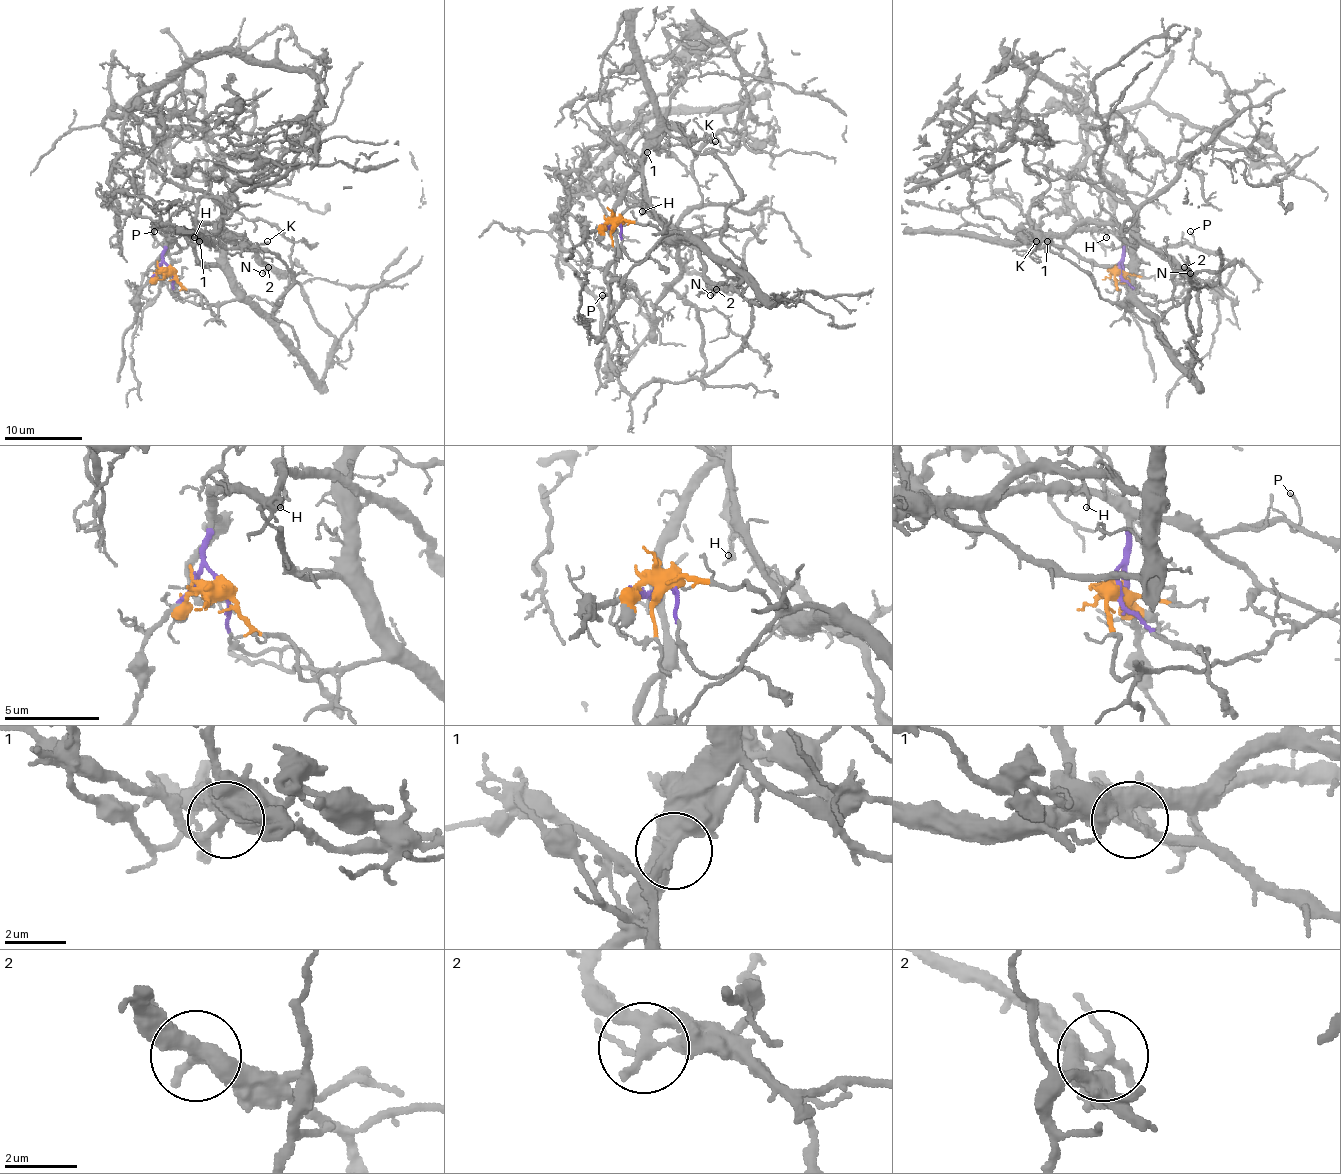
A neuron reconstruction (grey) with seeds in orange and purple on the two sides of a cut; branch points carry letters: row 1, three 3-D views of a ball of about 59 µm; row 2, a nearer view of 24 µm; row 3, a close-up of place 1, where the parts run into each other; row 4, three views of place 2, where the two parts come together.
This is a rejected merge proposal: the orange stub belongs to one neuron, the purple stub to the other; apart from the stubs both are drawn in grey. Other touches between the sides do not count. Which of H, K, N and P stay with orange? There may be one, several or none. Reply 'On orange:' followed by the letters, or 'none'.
On orange: K

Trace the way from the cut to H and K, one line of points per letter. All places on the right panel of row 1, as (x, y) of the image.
H: (1119, 268), (1123, 243), (1111, 233), (1068, 233), (1076, 225), (1100, 219), (1105, 237)
K: (1119, 270), (1121, 309), (1129, 297), (1125, 266), (1094, 266), (1068, 248), (1024, 235), (1033, 247), (1035, 241)

